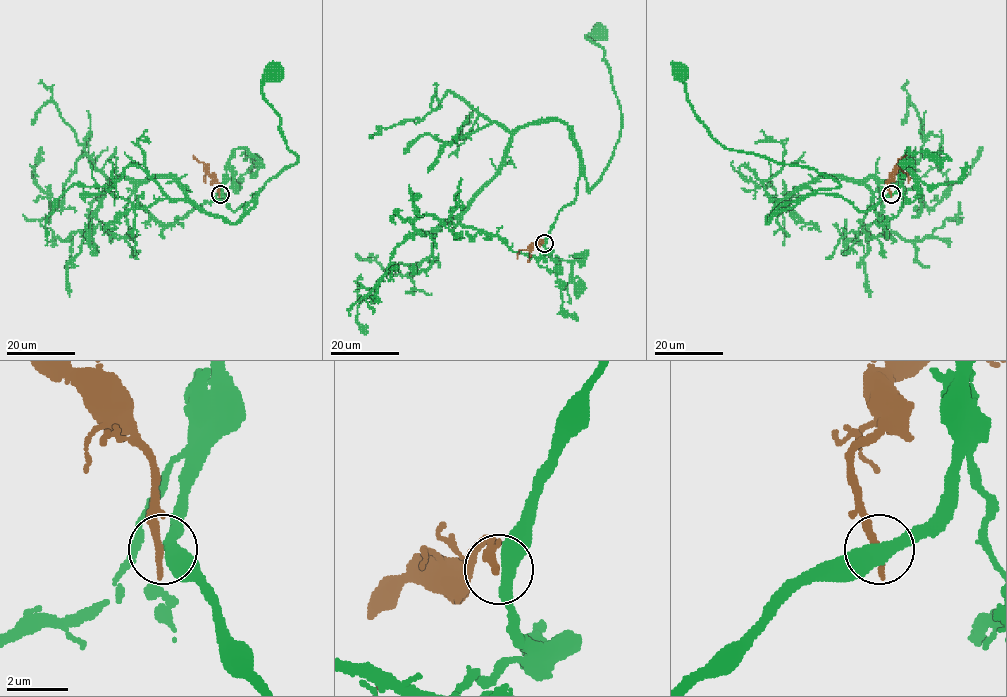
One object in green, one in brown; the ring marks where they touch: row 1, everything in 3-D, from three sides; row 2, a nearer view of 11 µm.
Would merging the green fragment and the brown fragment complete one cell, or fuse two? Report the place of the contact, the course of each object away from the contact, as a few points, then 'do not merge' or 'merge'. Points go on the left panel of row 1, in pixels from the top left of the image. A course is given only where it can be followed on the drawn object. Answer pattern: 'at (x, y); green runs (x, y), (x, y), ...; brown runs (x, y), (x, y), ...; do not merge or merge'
at (220, 194); green runs (220, 194), (235, 212), (267, 182), (298, 161), (287, 146), (280, 119), (262, 90), (263, 84), (275, 76); brown runs (220, 194), (219, 184), (207, 167), (193, 155); do not merge

